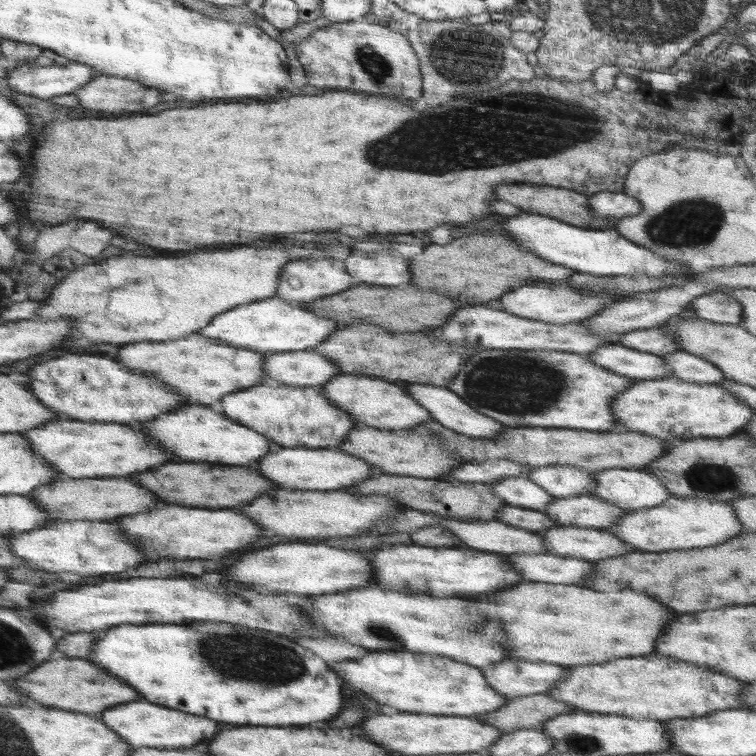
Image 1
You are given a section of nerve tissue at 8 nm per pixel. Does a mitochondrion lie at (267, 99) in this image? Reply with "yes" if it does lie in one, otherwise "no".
no

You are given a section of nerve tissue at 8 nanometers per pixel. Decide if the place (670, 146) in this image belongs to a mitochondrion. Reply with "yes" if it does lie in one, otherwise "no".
no

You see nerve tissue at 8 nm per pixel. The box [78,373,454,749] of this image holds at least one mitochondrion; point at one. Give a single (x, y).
(255, 659)

